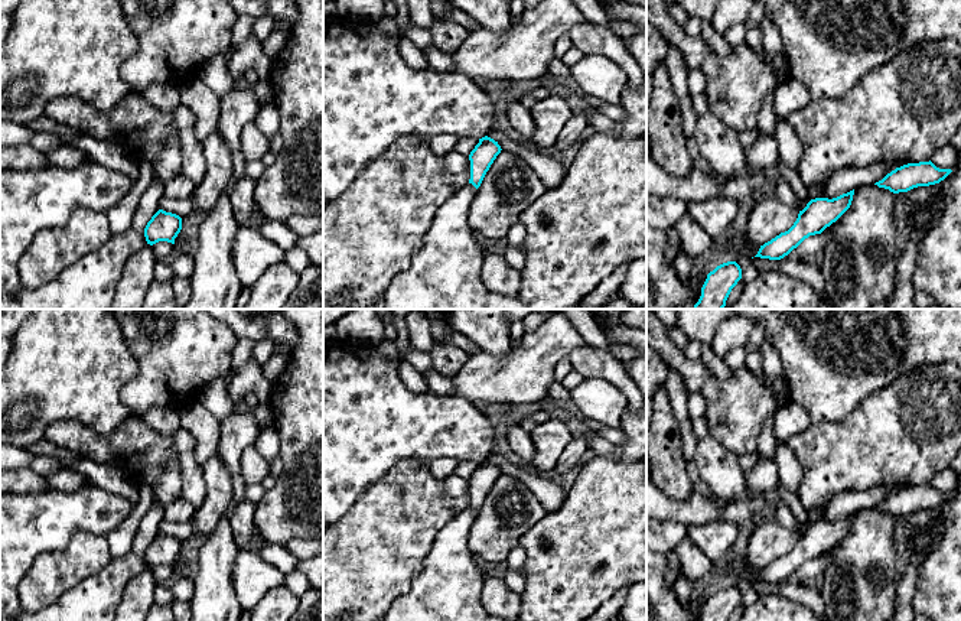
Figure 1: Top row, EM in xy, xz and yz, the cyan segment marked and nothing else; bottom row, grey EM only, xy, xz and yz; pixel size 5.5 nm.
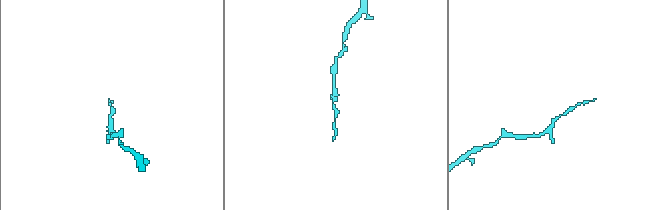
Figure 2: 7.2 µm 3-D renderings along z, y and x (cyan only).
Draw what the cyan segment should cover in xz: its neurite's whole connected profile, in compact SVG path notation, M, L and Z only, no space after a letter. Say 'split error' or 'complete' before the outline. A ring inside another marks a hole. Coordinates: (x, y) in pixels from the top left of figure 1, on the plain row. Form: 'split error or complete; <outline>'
complete; M485 459L479 462L479 466L475 469L475 472L469 478L470 484L470 503L469 507L472 507L476 513L480 510L486 495L489 494L491 488L496 482L496 479L501 477L501 469L493 462Z

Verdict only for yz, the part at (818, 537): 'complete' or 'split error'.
complete

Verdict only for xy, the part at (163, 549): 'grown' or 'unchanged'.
unchanged

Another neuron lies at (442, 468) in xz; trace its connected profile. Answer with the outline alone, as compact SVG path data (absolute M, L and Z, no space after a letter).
M436 459L430 464L430 474L437 479L444 479L455 474L457 464L457 459Z

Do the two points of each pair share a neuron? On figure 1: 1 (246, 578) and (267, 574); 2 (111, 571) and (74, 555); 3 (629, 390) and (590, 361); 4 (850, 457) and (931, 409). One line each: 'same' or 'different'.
1: same
2: different
3: same
4: same

